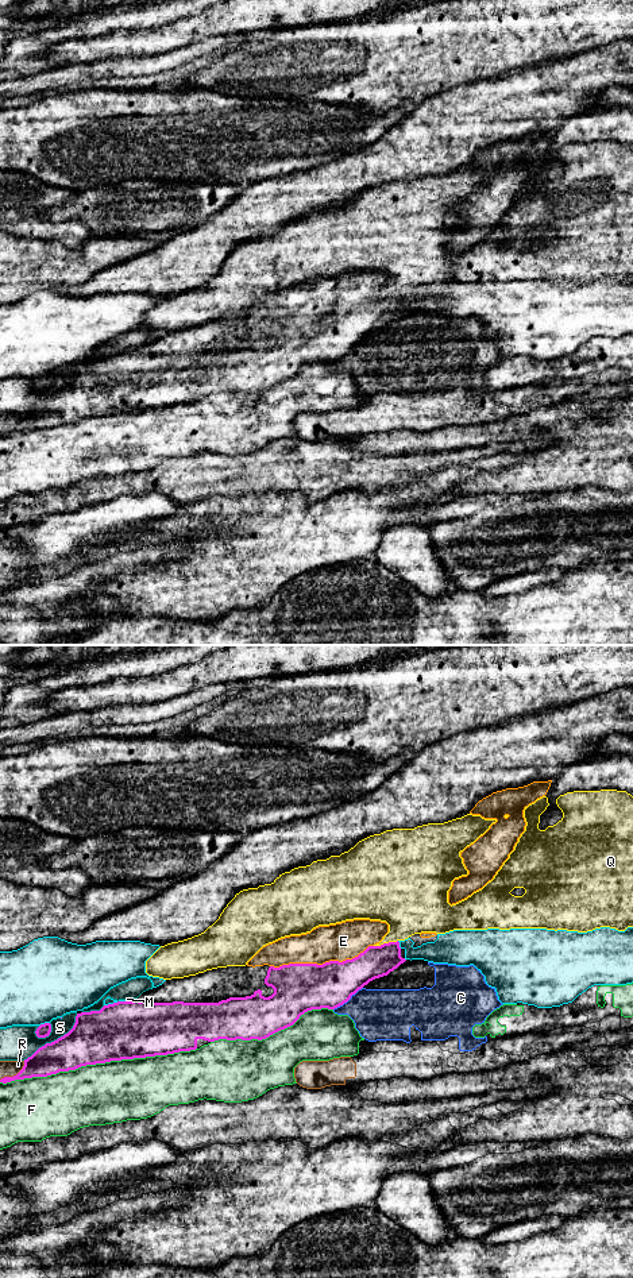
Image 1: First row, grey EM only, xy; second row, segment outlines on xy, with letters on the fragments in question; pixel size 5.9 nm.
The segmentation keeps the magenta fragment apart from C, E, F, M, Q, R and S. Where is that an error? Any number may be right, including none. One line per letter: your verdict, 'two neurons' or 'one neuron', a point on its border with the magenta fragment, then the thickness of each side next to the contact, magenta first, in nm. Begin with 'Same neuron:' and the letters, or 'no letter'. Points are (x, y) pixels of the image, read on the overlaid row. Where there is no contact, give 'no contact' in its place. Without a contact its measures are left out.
Same neuron: E
C: two neurons; contact xy (347, 1000); calibres 280 and 300 nm
E: one neuron; contact xy (323, 964); calibres 300 and 220 nm
F: two neurons; contact xy (97, 1062); calibres 340 and 360 nm
M: two neurons; contact xy (45, 1023); calibres 80 and 480 nm
Q: two neurons; contact xy (385, 943); calibres 190 and 300 nm
R: two neurons; contact xy (14, 1076); calibres 190 and 100 nm
S: two neurons; contact xy (54, 1041); calibres 300 and 200 nm

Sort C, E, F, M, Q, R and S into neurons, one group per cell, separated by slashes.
C R / E / F / M / Q / S

